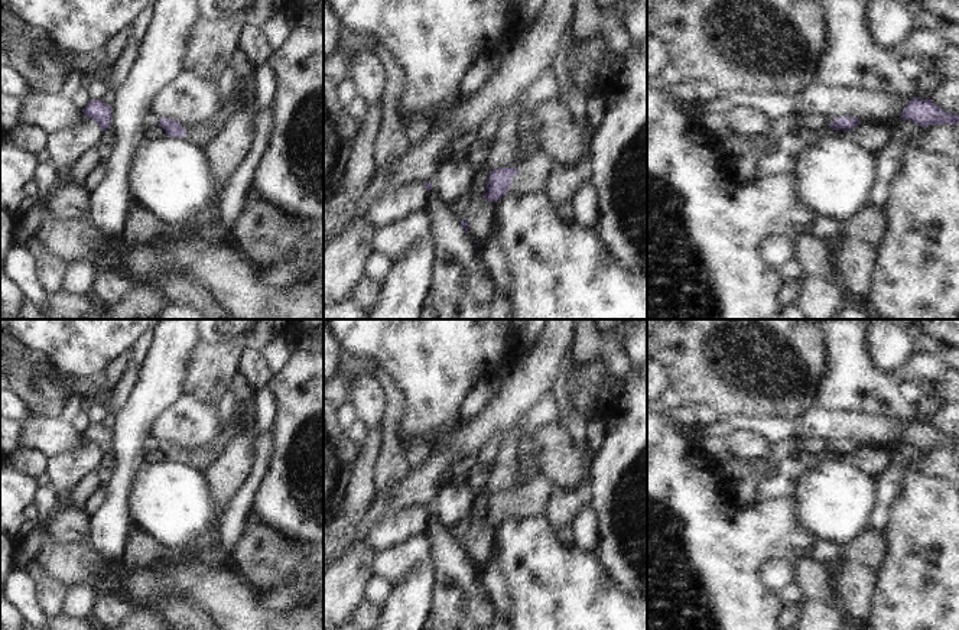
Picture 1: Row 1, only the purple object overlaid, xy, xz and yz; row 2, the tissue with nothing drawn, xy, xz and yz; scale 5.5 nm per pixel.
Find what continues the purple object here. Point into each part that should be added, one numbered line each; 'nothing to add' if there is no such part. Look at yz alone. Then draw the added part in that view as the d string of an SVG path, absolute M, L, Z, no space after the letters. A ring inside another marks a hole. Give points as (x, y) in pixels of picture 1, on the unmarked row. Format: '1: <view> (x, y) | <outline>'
nothing to add

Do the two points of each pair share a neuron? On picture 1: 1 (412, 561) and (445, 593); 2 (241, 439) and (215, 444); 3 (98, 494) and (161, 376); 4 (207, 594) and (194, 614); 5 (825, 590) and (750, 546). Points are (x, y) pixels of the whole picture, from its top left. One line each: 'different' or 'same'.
1: different
2: different
3: different
4: different
5: different

